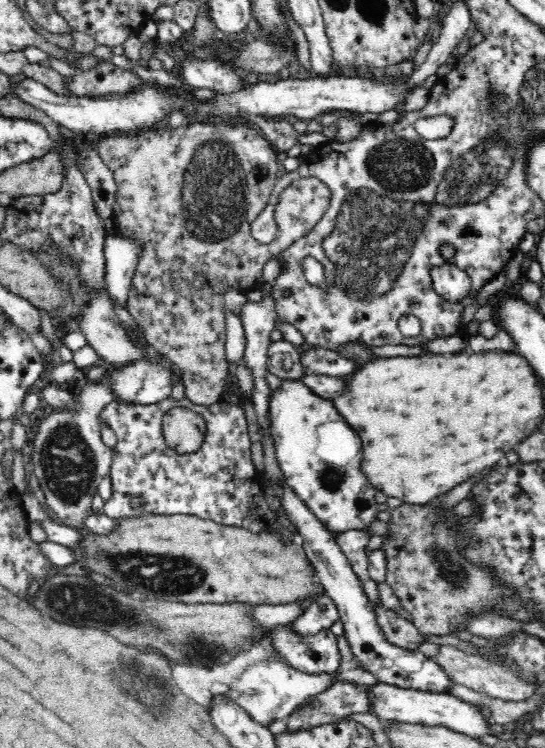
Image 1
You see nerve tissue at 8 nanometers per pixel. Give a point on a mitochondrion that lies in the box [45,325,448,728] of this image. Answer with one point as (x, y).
(170, 575)

